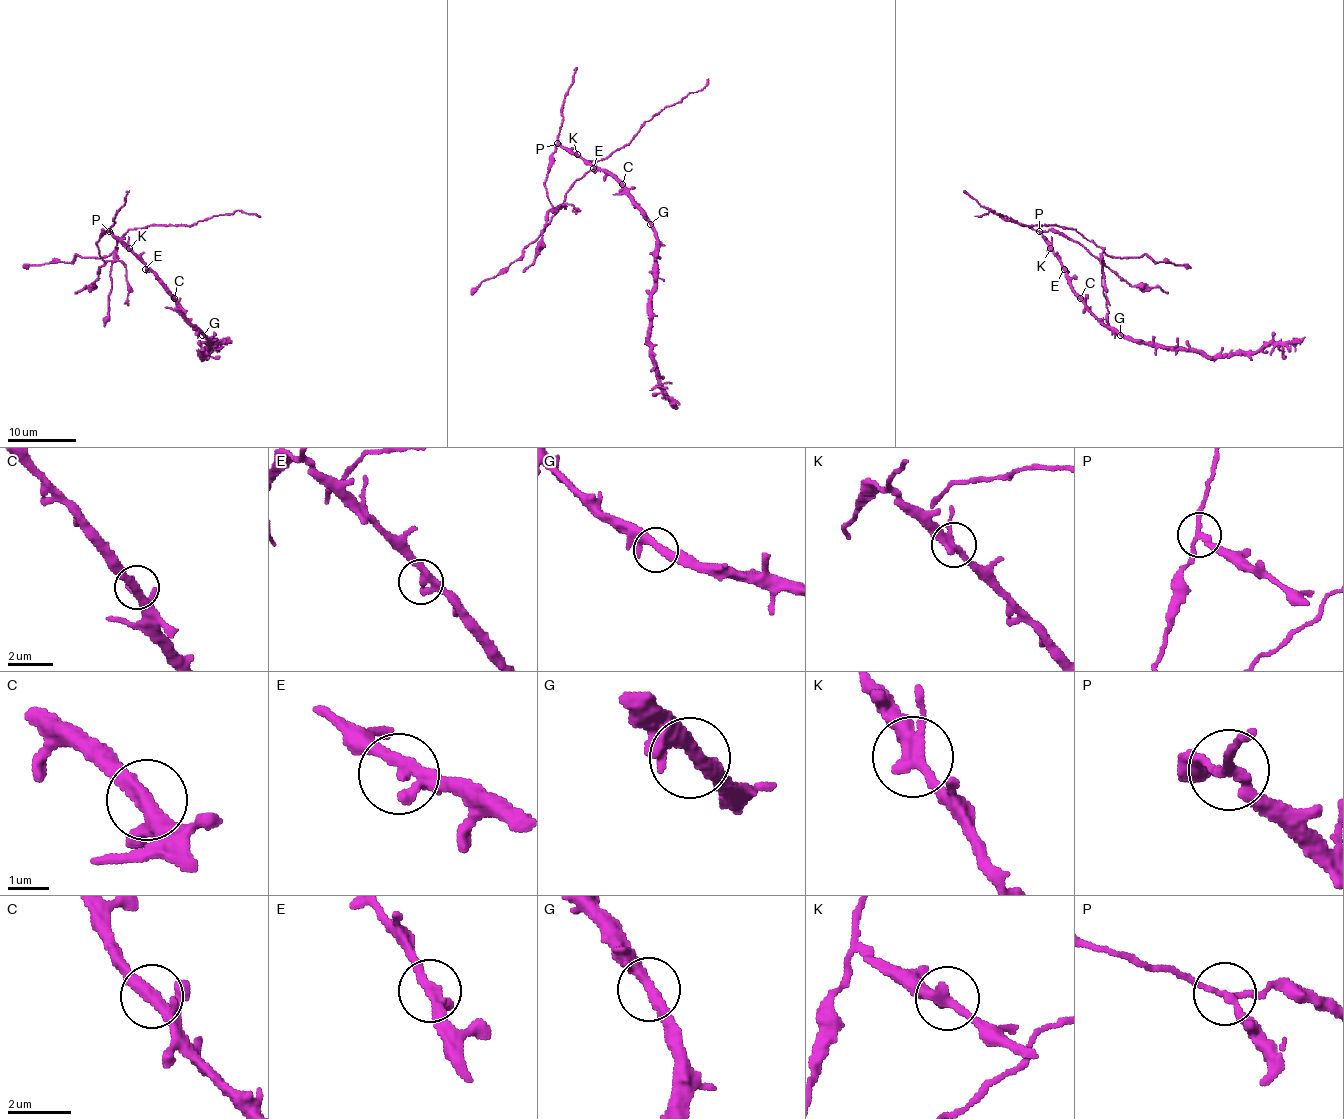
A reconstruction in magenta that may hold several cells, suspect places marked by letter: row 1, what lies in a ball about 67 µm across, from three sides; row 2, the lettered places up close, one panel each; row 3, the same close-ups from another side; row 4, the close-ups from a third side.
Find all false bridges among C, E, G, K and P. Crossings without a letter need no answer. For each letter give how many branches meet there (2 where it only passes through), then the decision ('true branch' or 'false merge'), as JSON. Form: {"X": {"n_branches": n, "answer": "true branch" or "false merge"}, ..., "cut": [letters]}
{"C": {"n_branches": 4, "answer": "true branch"}, "E": {"n_branches": 3, "answer": "true branch"}, "G": {"n_branches": 3, "answer": "true branch"}, "K": {"n_branches": 3, "answer": "true branch"}, "P": {"n_branches": 3, "answer": "false merge"}, "cut": ["P"]}

